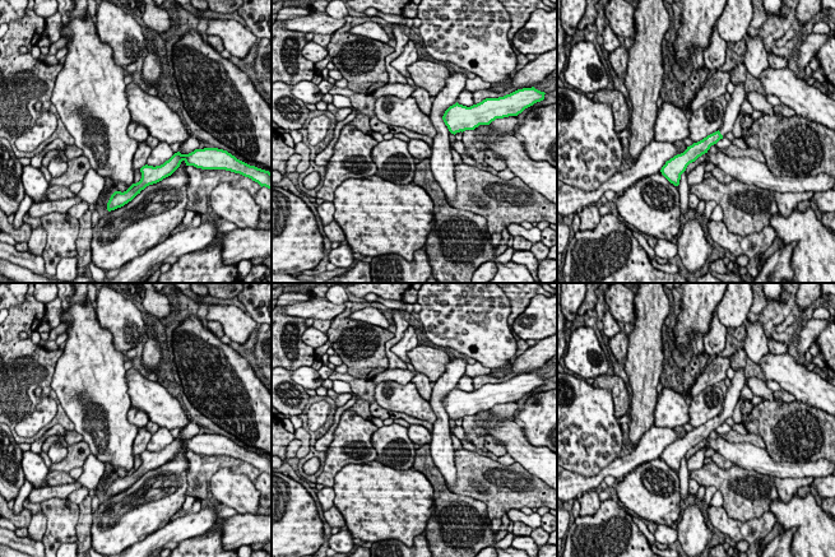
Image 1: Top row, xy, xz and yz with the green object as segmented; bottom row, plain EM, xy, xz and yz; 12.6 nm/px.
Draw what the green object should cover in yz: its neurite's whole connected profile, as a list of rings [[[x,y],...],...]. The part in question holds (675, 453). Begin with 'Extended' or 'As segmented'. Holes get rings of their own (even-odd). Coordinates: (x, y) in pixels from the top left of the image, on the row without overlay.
Extended. [[[736,370],[734,377],[730,380],[730,386],[727,387],[727,395],[724,398],[724,405],[722,414],[708,421],[702,426],[693,428],[687,435],[671,444],[662,452],[662,460],[674,472],[679,470],[681,460],[686,456],[687,451],[695,447],[699,442],[708,438],[711,431],[716,430],[723,422],[732,417],[733,410],[739,400],[741,391],[744,386],[744,371]]]

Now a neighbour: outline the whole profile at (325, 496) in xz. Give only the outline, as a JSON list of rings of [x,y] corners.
[[[324,487],[323,489],[320,489],[317,493],[317,500],[323,507],[323,511],[329,510],[331,506],[334,506],[334,489],[333,487]]]

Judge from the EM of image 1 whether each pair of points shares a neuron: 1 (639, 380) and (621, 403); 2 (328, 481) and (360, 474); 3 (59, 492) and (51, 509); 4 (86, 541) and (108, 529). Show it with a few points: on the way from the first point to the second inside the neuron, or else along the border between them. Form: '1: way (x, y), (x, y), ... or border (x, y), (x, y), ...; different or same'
1: border (629, 399), (630, 407); different
2: border (358, 463), (346, 464), (335, 474), (332, 486); different
3: border (66, 497), (45, 499), (40, 502); different
4: border (93, 513), (89, 543); different

